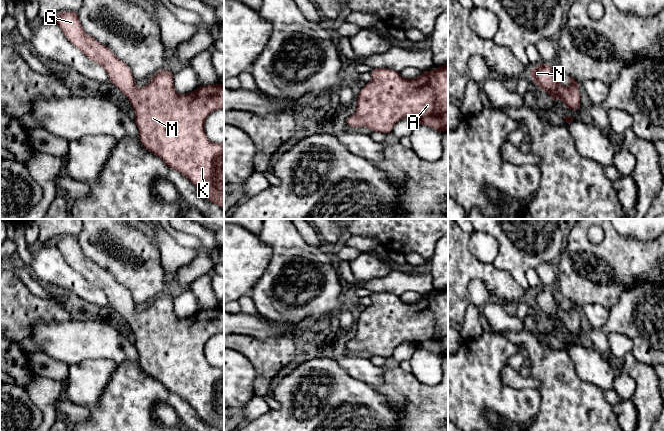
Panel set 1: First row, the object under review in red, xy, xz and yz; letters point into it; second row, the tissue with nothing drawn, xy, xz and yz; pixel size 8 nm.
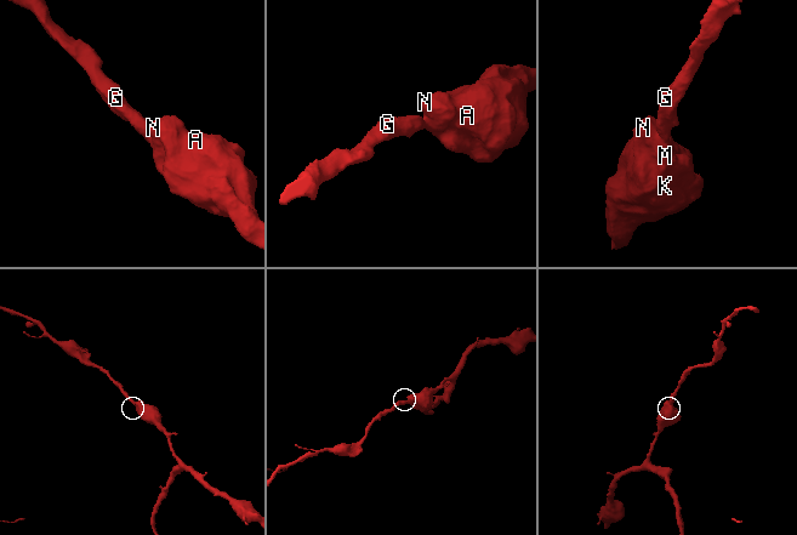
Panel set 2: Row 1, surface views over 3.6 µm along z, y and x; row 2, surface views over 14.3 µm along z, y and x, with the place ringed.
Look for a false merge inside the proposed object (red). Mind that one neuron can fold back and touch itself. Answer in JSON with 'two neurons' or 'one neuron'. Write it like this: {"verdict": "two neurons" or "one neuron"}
{"verdict": "one neuron"}

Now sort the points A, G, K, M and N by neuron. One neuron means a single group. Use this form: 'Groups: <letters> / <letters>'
Groups: A G K M N

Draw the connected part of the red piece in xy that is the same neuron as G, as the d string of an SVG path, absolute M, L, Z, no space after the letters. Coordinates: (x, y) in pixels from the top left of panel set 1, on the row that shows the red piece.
M78 11L59 12L55 22L68 41L91 61L102 66L110 82L129 99L135 111L134 121L141 145L170 169L183 174L207 200L224 210L224 143L214 143L205 134L207 117L215 110L224 109L224 85L218 82L198 87L187 94L179 94L174 89L174 74L162 68L146 86L137 88L130 67L84 30Z

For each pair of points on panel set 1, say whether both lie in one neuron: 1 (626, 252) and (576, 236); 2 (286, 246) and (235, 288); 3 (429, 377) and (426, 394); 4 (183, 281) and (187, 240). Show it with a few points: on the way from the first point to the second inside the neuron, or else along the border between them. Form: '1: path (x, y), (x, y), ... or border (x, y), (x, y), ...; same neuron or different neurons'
1: path (614, 252), (596, 252), (588, 248); same neuron
2: border (260, 238), (271, 248), (271, 258), (256, 280); different neurons
3: border (411, 373), (422, 383), (428, 385), (437, 384); different neurons
4: path (193, 270), (200, 263), (200, 250), (198, 248); same neuron

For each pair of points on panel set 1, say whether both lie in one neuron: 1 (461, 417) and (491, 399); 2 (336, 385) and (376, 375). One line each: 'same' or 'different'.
1: same
2: different

